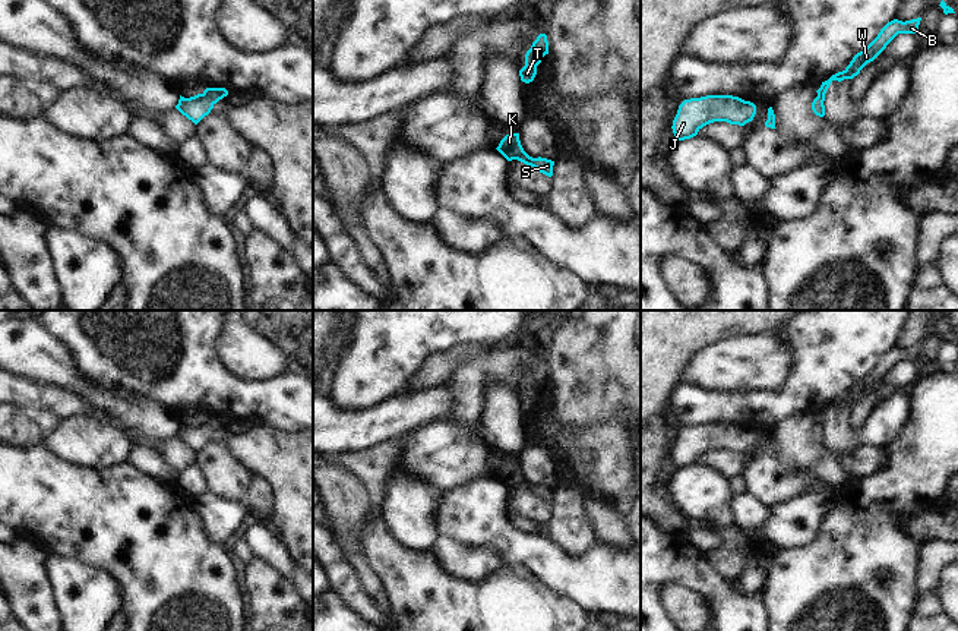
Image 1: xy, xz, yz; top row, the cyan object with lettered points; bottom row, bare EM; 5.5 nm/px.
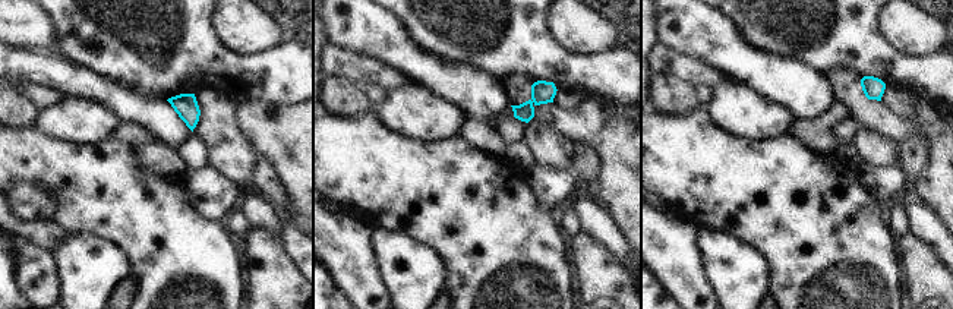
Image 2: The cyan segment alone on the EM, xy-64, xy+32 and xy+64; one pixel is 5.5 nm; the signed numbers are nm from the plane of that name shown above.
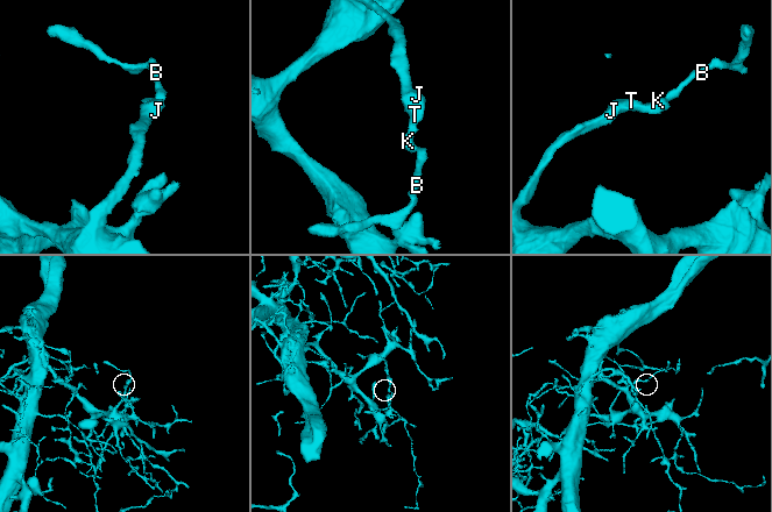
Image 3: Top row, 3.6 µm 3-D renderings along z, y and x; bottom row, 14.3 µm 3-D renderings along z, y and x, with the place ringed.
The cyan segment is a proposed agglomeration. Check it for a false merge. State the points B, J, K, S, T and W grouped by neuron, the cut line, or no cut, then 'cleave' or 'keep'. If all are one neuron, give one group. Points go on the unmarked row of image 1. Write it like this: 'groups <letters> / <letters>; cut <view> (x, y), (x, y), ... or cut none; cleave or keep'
groups B J K S T W; cut none; keep

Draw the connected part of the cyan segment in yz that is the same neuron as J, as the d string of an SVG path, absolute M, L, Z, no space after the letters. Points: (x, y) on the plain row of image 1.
M706 423L684 427L673 448L673 461L679 468L690 467L714 449L744 454L756 442L756 433L733 423Z

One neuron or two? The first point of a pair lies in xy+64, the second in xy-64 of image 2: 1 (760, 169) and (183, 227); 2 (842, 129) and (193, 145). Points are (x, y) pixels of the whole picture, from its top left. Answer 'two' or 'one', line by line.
1: one
2: two

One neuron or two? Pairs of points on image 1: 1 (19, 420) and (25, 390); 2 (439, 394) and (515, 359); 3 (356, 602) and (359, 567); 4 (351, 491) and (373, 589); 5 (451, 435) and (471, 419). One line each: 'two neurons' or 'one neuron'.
1: two neurons
2: two neurons
3: two neurons
4: one neuron
5: two neurons

